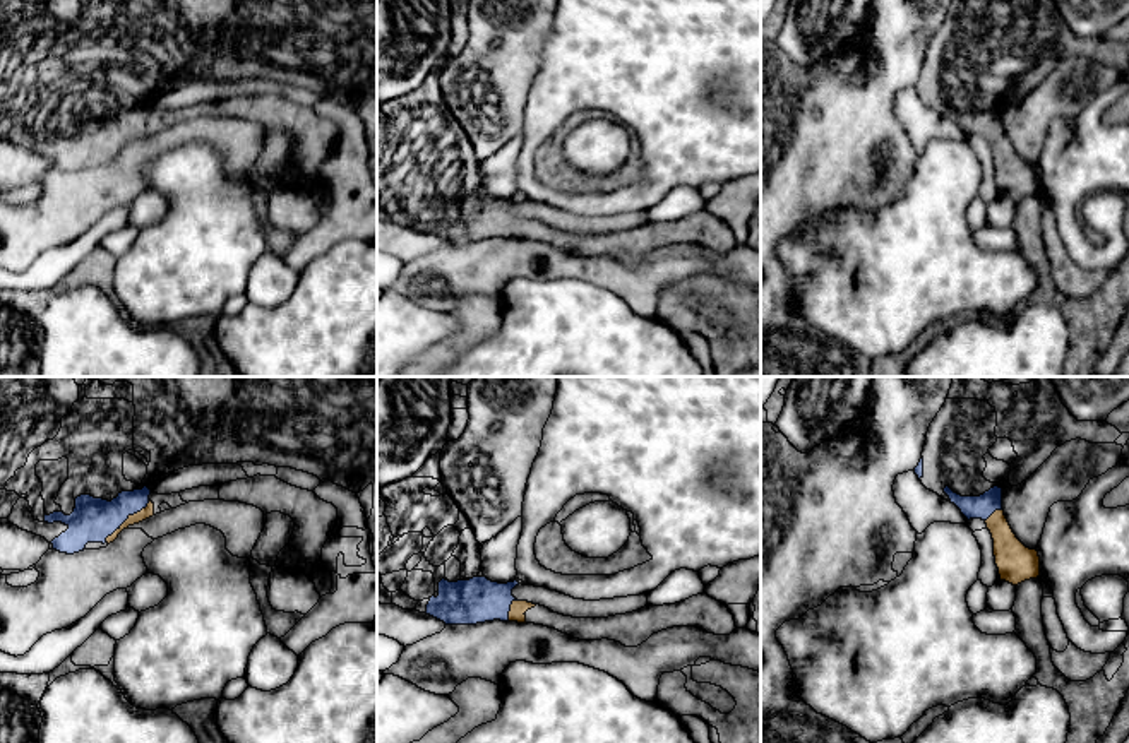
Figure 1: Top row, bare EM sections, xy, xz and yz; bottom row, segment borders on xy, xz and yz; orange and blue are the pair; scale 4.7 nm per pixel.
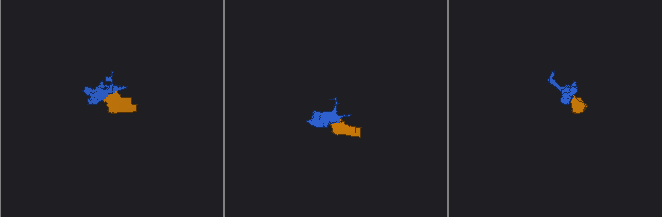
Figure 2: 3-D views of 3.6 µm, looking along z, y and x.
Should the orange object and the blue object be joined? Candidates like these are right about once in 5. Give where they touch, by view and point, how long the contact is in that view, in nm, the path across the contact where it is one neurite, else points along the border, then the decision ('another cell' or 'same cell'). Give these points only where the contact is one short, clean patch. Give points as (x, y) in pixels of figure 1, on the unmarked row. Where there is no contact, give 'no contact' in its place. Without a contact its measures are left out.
meets orange in xy at (129, 134); contact 300 nm long; same cell

